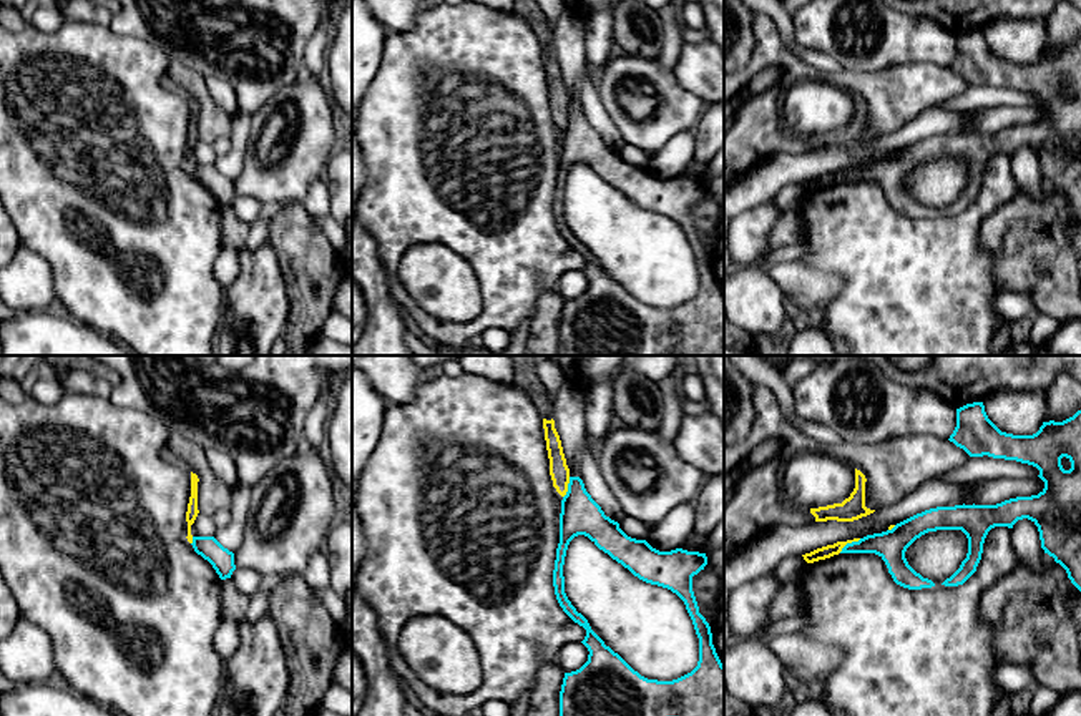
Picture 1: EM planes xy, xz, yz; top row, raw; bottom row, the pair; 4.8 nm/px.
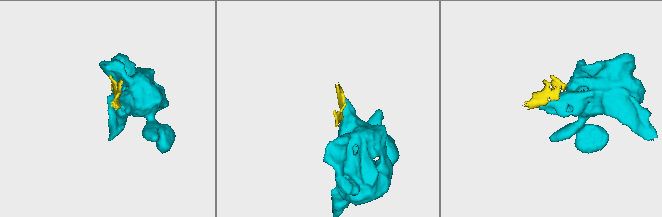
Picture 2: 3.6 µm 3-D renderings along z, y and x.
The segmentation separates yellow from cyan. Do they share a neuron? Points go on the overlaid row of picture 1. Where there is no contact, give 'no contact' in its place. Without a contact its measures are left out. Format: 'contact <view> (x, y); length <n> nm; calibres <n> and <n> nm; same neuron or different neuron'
contact yz (849, 542); length 130 nm; calibres 60 and 150 nm; different neuron

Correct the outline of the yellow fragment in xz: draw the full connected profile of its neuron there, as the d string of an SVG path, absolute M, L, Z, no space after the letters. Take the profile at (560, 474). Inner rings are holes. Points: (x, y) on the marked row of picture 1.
M511 356L513 359L513 384L523 389L543 417L545 440L550 459L550 475L556 492L565 497L570 483L570 468L563 454L560 435L553 420L553 397L541 384L536 365L540 356Z

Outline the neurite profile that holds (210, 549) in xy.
M193 537L193 548L208 560L221 580L231 578L236 570L234 553L224 548L214 537Z

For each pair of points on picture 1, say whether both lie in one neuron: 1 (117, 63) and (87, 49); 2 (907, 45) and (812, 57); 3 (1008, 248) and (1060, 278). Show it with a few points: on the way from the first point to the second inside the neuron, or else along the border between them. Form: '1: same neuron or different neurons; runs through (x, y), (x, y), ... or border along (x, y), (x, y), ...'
1: same neuron; runs through (110, 63), (103, 63), (93, 55)
2: different neurons; border along (796, 37), (801, 45), (831, 53), (844, 68)
3: same neuron; runs through (1022, 248), (1035, 248), (1051, 264)

